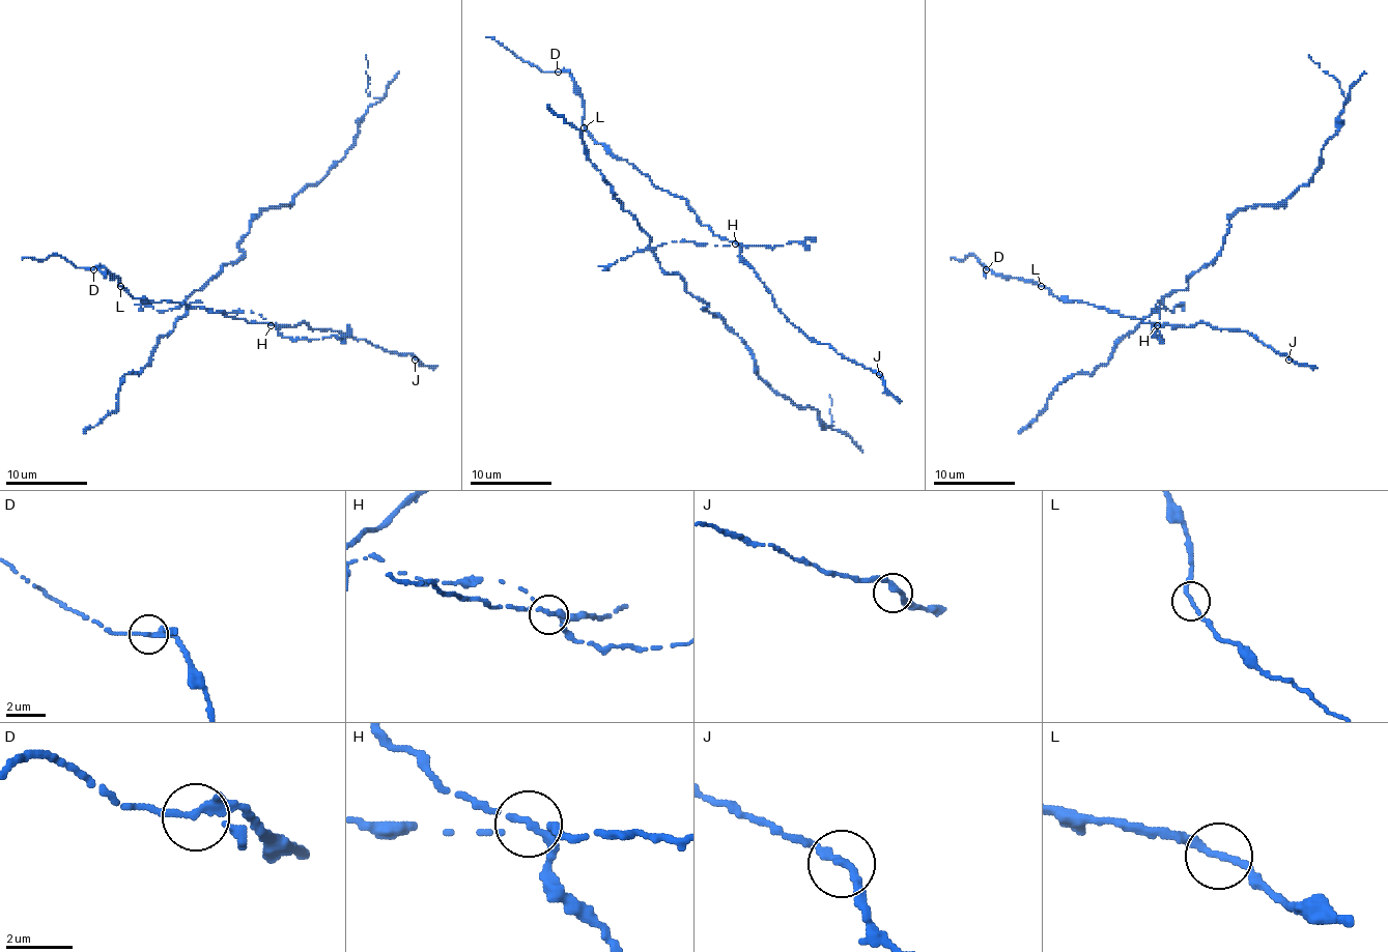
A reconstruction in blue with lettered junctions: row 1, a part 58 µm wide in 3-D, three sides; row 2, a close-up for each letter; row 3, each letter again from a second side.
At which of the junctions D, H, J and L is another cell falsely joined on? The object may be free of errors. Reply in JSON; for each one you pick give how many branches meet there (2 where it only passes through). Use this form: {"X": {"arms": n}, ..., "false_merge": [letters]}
{"H": {"arms": 3}, "false_merge": ["H"]}

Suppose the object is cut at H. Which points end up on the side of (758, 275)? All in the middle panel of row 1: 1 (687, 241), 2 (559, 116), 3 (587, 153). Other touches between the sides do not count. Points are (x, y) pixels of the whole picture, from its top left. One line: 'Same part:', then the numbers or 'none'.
Same part: none

